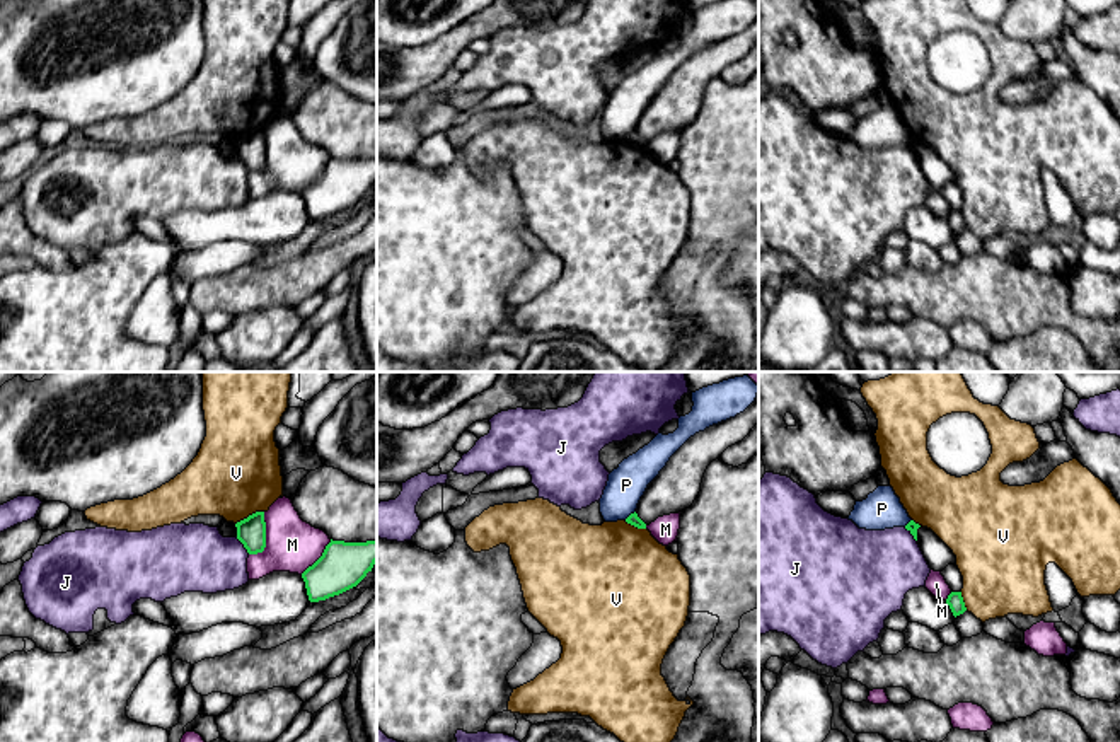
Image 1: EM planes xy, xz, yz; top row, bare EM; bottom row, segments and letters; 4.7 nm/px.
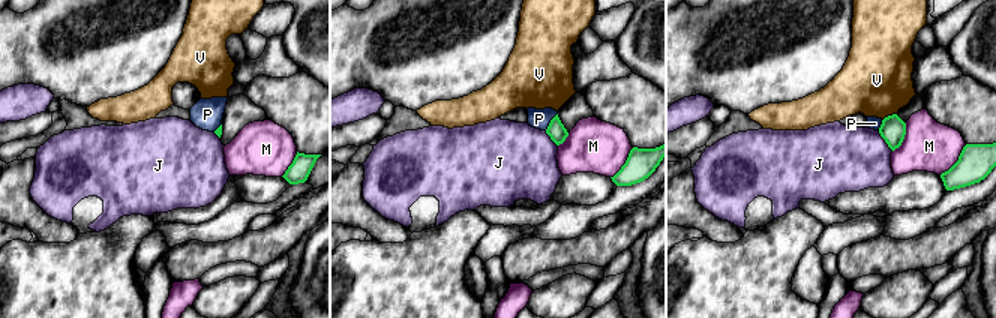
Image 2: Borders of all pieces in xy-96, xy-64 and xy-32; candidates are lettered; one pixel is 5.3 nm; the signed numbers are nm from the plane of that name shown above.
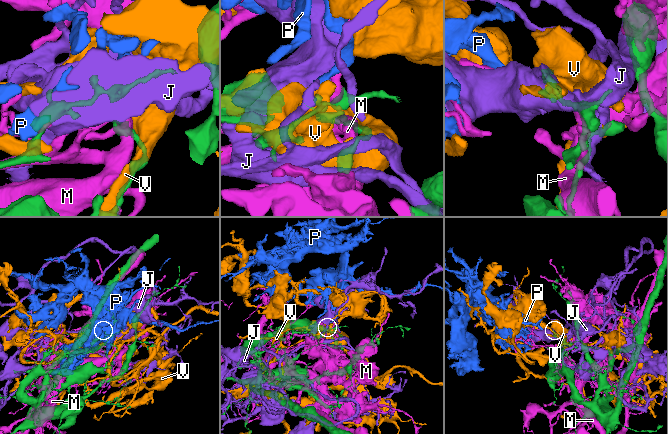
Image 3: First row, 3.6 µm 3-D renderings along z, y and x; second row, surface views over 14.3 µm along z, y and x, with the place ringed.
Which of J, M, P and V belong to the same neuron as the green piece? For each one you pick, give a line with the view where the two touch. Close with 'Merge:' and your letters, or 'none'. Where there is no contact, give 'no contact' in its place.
Merge: none

